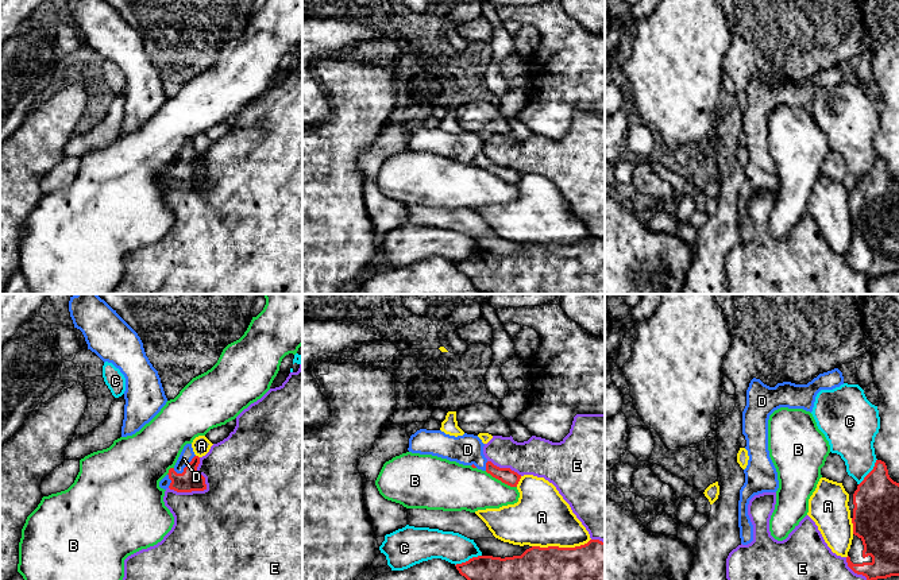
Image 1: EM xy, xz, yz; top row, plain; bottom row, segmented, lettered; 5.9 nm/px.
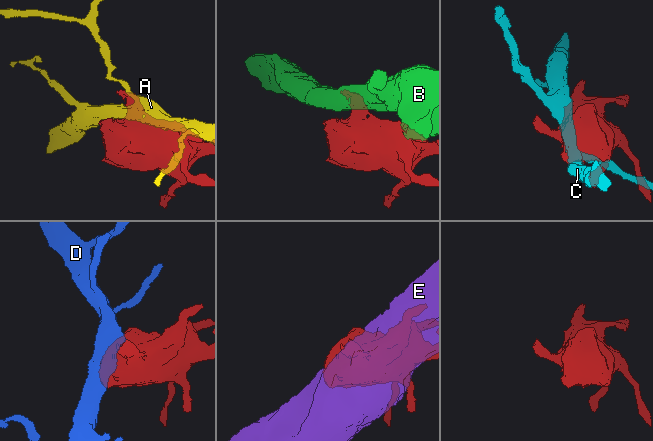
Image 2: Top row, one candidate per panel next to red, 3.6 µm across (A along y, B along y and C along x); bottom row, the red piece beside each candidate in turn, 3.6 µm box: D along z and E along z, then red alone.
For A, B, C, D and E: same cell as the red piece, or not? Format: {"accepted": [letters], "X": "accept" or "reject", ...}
{"accepted": ["D"], "A": "reject", "B": "reject", "C": "reject", "D": "accept", "E": "reject"}

